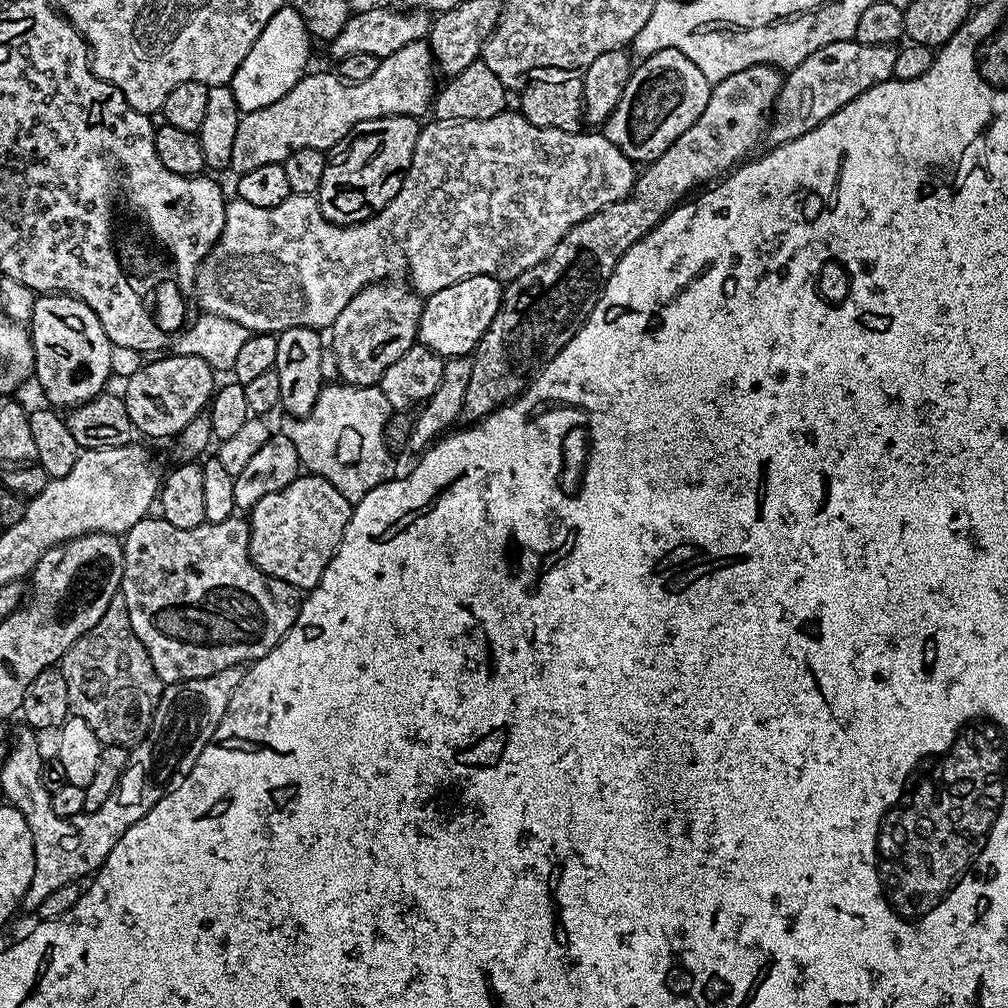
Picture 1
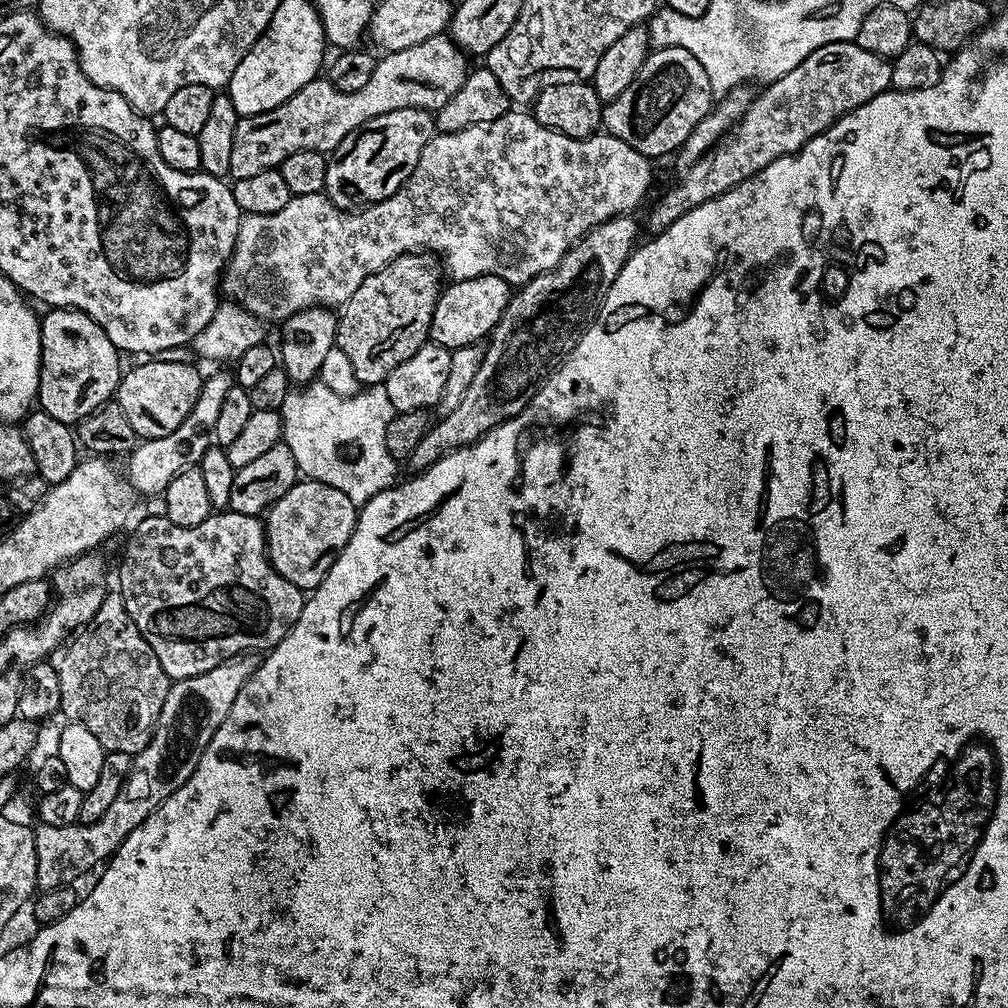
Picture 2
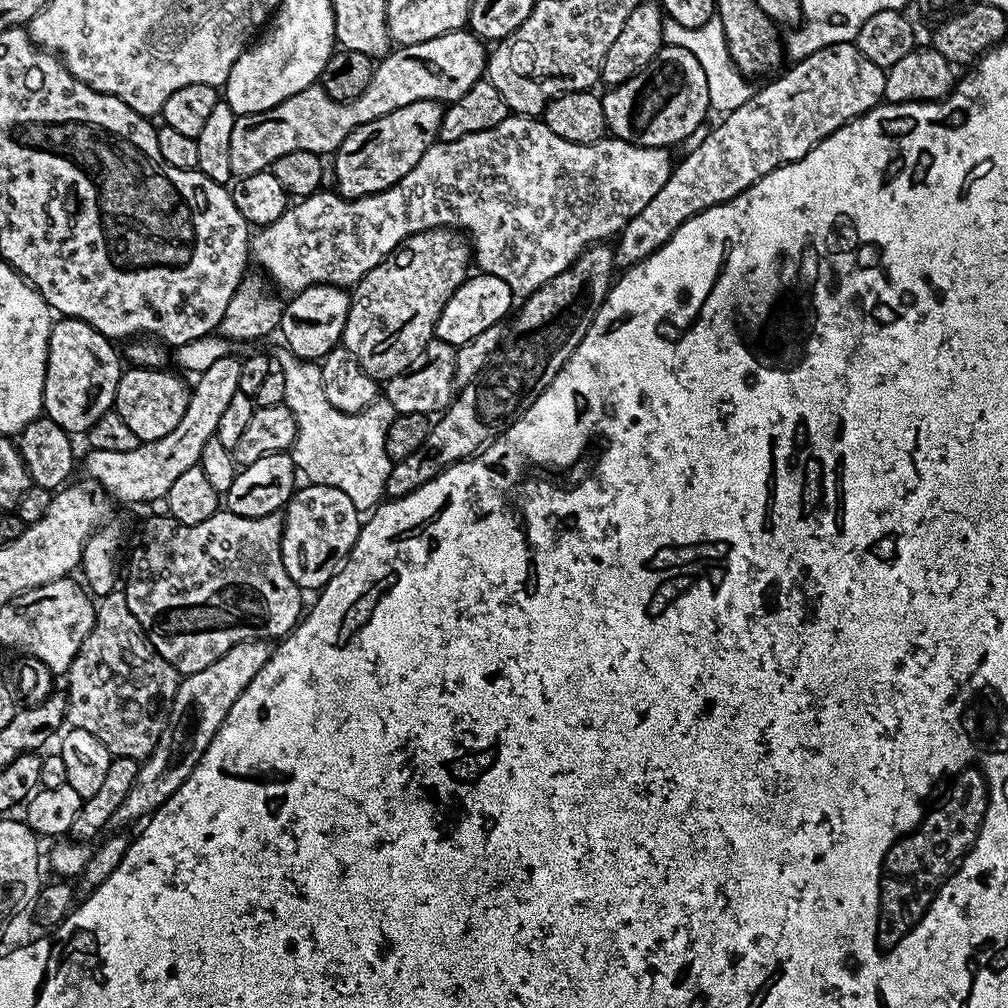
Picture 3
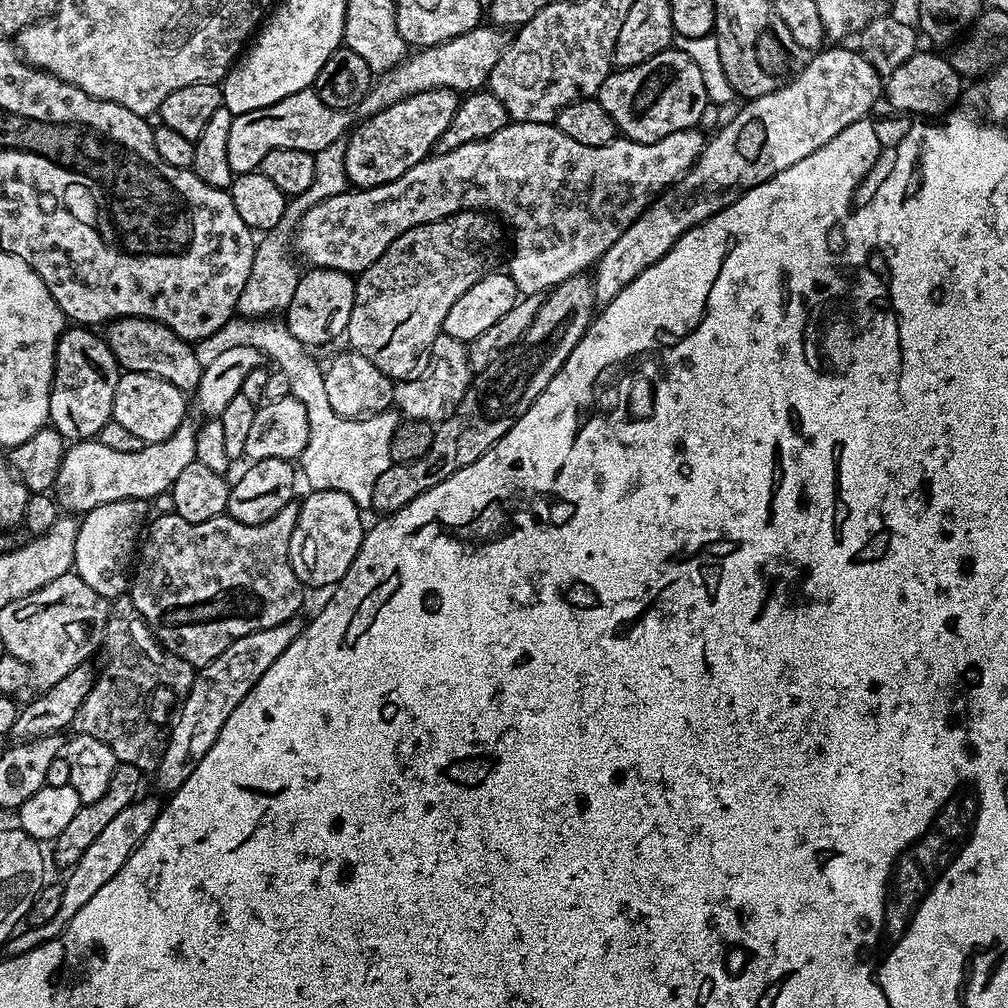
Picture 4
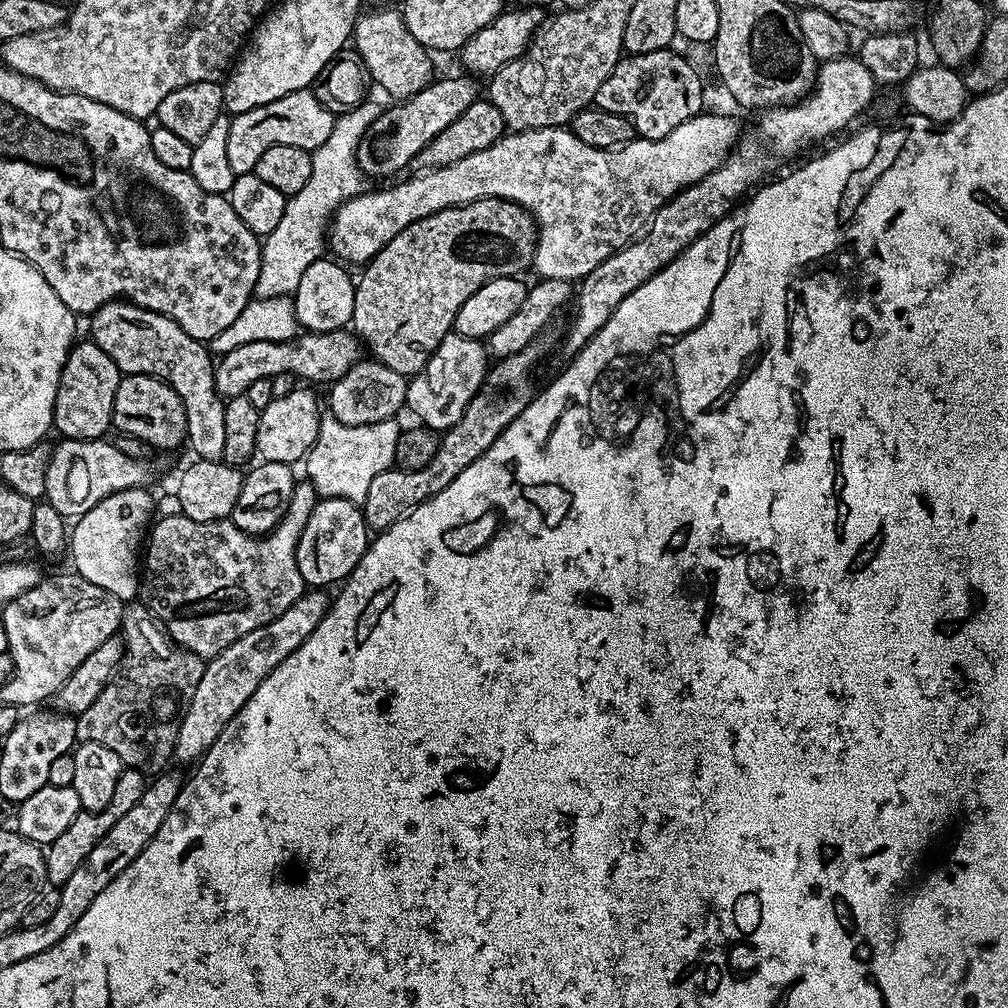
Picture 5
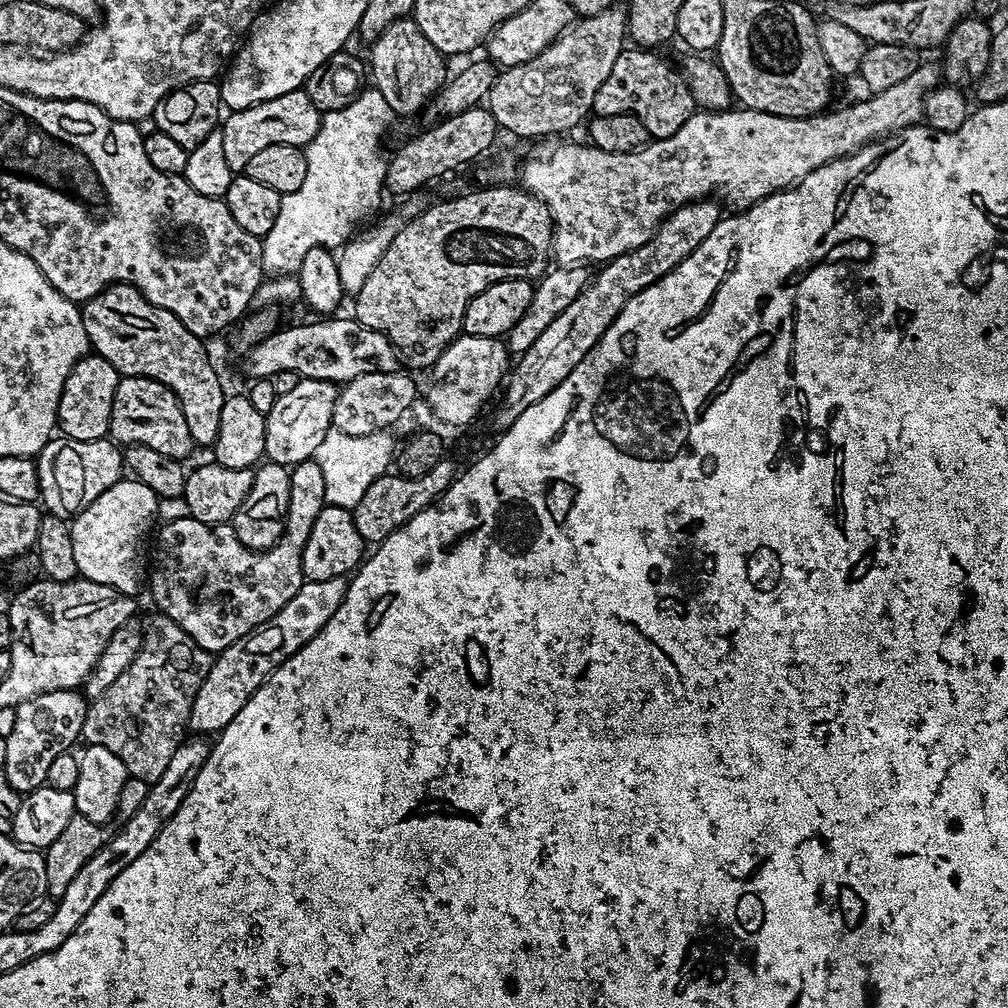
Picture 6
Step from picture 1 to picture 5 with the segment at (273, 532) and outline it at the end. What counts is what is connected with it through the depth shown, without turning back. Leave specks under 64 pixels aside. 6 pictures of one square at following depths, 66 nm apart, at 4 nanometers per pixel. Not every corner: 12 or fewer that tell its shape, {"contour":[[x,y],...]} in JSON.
{"contour":[[317,499],[298,538],[305,585],[347,580],[370,529],[361,505]]}

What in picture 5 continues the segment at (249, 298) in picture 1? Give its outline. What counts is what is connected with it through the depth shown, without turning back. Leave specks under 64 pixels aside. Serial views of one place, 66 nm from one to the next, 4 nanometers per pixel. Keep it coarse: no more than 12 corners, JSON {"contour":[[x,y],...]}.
{"contour":[[701,114],[657,140],[586,146],[564,126],[332,216],[363,266],[430,214],[482,198],[536,222],[535,275],[579,282],[741,135]]}

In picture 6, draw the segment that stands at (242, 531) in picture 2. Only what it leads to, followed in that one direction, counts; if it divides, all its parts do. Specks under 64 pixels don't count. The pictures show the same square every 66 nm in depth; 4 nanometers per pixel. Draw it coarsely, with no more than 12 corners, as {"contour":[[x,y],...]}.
{"contour":[[315,460],[290,472],[263,552],[189,515],[155,533],[157,609],[202,650],[274,618],[306,579],[326,507]]}

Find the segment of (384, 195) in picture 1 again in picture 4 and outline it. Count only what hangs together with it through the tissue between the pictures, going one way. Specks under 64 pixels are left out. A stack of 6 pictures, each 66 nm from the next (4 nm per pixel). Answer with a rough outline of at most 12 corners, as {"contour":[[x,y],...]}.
{"contour":[[450,88],[410,94],[355,125],[356,190],[402,178],[459,110]]}

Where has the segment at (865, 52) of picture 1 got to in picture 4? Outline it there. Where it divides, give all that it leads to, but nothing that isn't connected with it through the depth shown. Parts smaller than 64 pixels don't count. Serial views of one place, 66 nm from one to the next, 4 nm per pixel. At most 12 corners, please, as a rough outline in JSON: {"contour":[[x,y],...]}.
{"contour":[[828,46],[747,101],[596,261],[597,305],[682,234],[865,119],[882,77]]}

